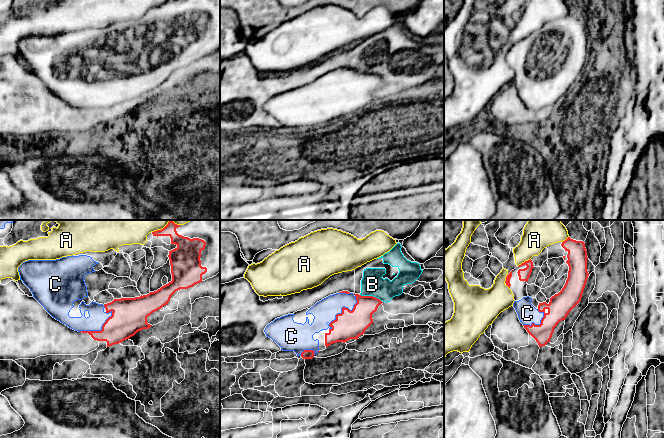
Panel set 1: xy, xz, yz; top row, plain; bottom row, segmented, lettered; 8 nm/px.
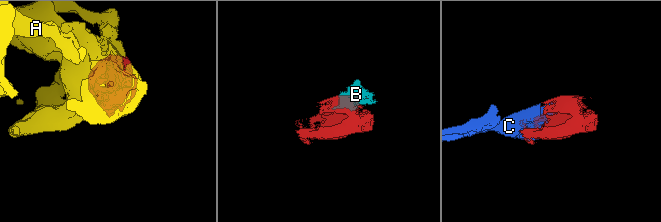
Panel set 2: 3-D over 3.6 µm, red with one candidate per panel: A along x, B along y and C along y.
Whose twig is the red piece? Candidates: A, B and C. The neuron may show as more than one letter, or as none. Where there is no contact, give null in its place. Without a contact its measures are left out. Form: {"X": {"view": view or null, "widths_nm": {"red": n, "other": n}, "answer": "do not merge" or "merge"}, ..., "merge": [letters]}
{"A": {"view": "yz", "widths_nm": {"red": 90, "other": 220}, "answer": "do not merge"}, "B": {"view": "xz", "widths_nm": {"red": 200, "other": 190}, "answer": "do not merge"}, "C": {"view": "xz", "widths_nm": {"red": 220, "other": 190}, "answer": "merge"}, "merge": ["C"]}

